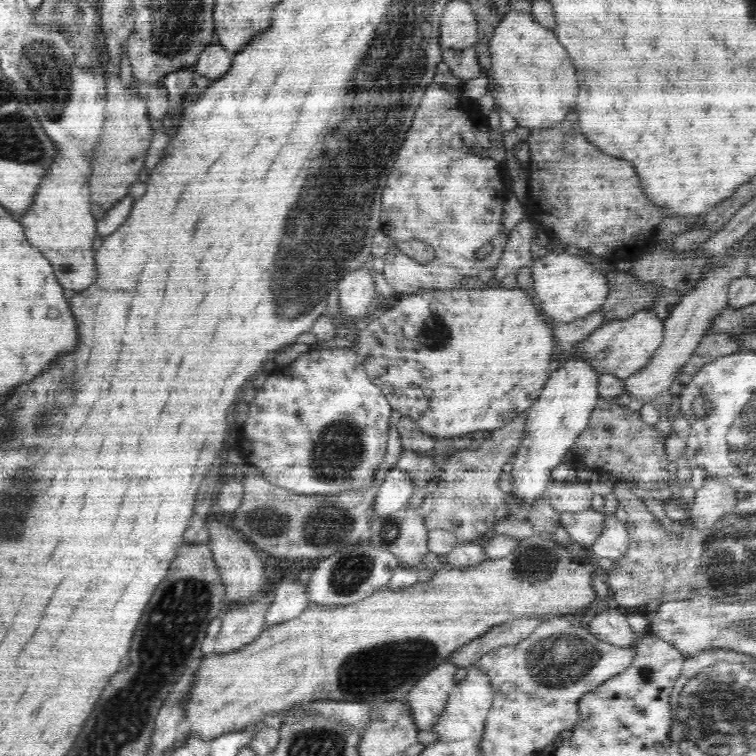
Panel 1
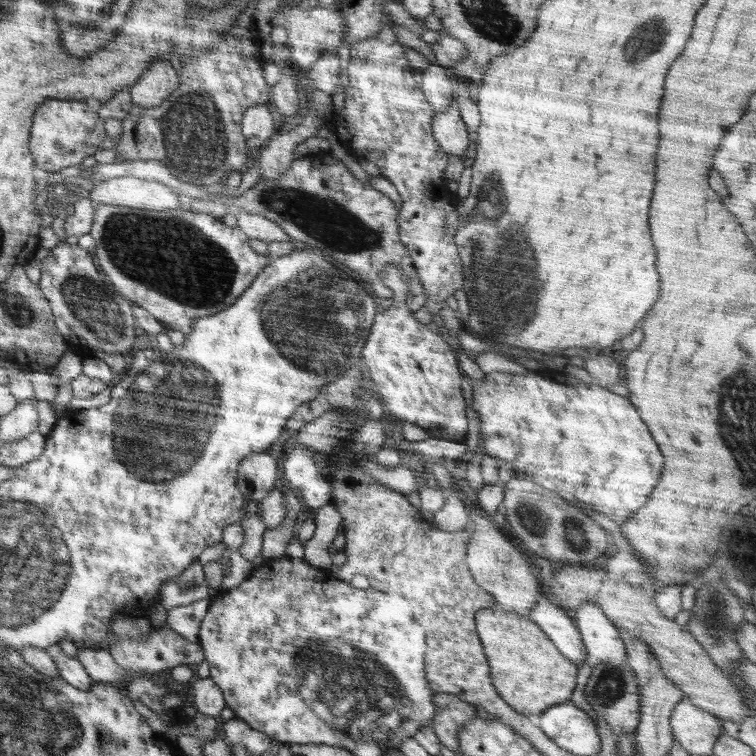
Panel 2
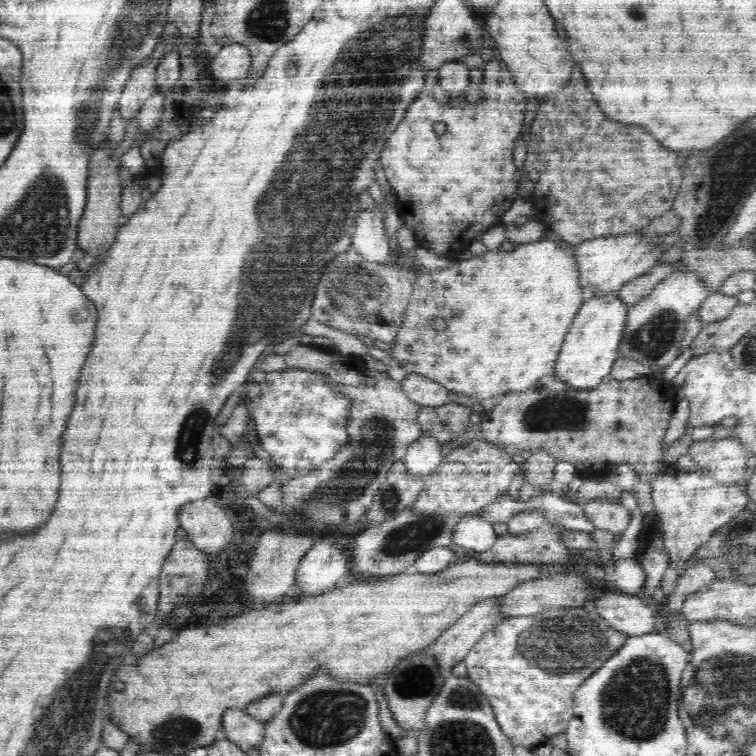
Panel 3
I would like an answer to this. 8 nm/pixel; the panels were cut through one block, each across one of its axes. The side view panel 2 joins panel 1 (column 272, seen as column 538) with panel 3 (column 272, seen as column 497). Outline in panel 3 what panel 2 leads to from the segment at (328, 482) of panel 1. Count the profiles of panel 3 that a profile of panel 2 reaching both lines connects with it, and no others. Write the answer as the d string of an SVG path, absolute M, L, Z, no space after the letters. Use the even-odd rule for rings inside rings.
M298 369L267 372L265 381L260 383L259 395L247 403L249 418L254 421L261 448L272 456L286 479L310 474L333 458L341 446L347 443L346 423L349 419L350 401L345 394L334 390L328 379L319 372Z

